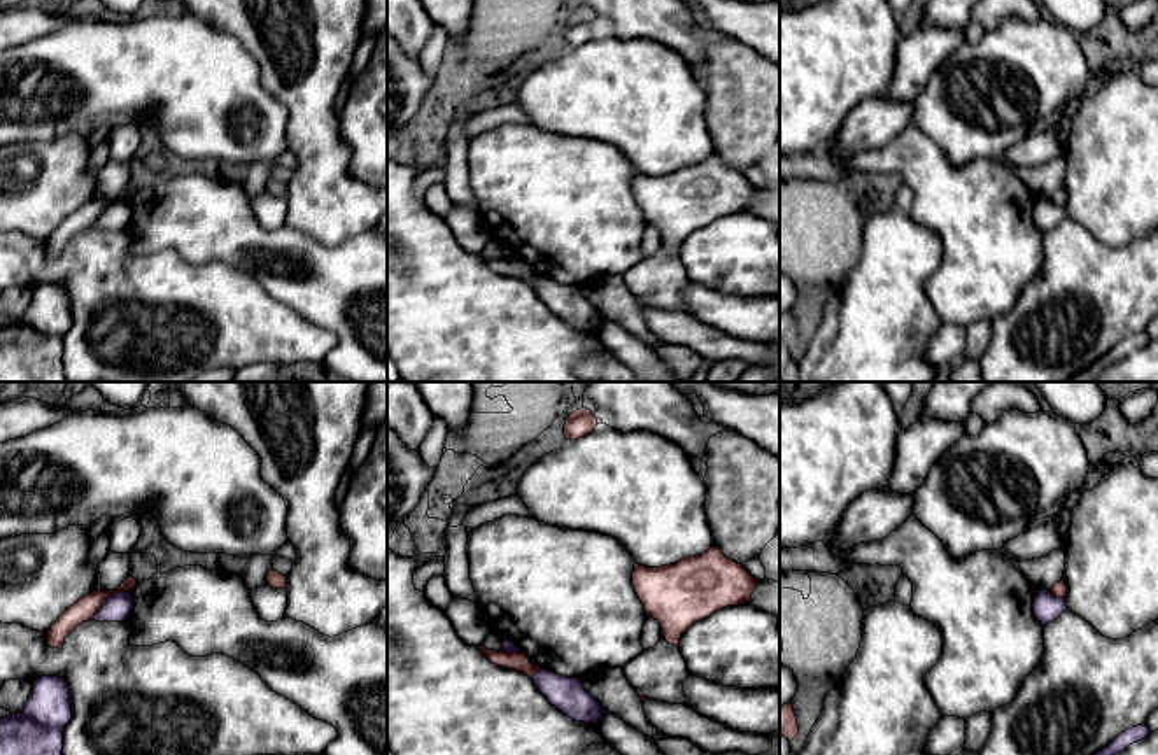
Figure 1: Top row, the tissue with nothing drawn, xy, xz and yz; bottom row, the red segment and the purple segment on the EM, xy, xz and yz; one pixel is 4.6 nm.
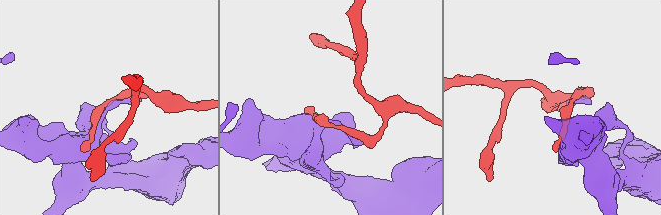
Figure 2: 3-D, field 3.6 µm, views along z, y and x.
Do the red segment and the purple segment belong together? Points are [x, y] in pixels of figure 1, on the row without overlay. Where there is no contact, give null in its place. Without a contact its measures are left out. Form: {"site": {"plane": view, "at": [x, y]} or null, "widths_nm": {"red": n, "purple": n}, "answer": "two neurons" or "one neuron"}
{"site": {"plane": "xy", "at": [107, 204]}, "widths_nm": {"red": 100, "purple": 130}, "answer": "two neurons"}

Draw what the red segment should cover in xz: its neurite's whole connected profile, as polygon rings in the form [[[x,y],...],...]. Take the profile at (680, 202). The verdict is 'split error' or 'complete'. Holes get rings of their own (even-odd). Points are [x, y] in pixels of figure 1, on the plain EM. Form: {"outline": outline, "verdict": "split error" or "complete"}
{"outline": [[[715,152],[669,173],[634,172],[632,180],[646,224],[660,231],[662,245],[674,254],[692,231],[722,215],[750,210],[759,189]]], "verdict": "complete"}

